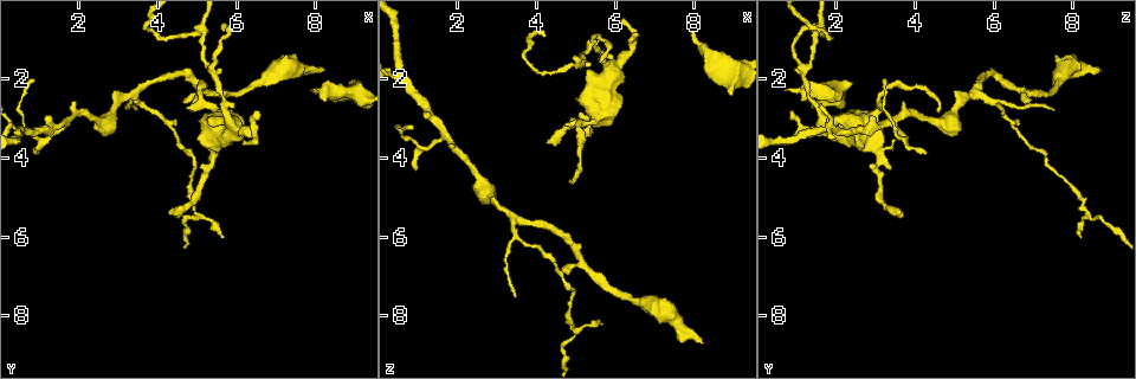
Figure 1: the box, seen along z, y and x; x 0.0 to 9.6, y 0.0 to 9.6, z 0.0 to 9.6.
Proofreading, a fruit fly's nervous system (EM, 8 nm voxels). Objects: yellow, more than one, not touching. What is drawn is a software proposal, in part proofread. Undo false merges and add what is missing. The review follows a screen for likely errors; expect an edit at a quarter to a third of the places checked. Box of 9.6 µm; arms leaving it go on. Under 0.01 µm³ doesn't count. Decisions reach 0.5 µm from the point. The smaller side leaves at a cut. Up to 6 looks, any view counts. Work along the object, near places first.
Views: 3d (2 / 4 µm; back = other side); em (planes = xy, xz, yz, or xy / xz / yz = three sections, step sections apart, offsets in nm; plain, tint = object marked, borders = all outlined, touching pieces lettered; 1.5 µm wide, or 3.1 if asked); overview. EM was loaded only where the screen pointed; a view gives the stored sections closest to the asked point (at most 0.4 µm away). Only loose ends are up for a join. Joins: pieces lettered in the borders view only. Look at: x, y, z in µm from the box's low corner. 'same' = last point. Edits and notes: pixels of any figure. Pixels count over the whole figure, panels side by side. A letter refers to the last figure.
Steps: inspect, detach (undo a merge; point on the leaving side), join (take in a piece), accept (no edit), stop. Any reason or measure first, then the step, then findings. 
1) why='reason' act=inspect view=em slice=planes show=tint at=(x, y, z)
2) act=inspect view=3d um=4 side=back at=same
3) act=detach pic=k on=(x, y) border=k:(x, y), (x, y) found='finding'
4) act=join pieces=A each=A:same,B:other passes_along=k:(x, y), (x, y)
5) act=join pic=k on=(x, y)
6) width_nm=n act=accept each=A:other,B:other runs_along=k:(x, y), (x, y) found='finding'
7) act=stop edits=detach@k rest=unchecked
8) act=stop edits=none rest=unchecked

why='an open end' act=inspect view=em slice=yz step=4 show=tint at=(5.15, 3.60, 3.50)

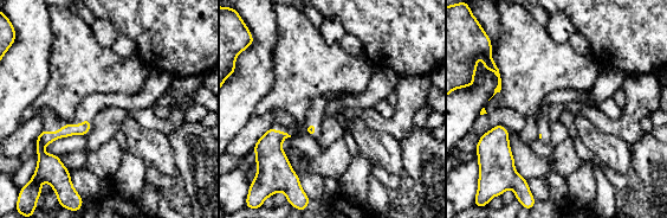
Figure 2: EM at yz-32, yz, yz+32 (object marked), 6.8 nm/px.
act=inspect view=em slice=planes show=borders at=same

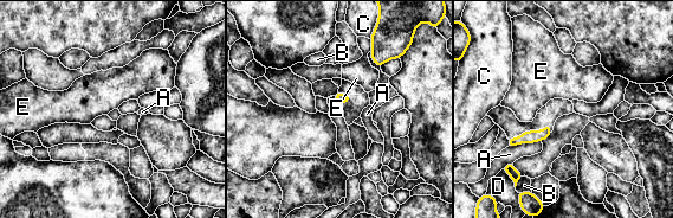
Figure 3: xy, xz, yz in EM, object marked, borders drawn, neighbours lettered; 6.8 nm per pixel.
longest_contact=A:240nm act=accept each=A:other,B:other,C:other,D:other,E:other found='none of them fits'

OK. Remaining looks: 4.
why='an open end' act=inspect view=3d um=4 at=(8.25, 1.75, 8.70)

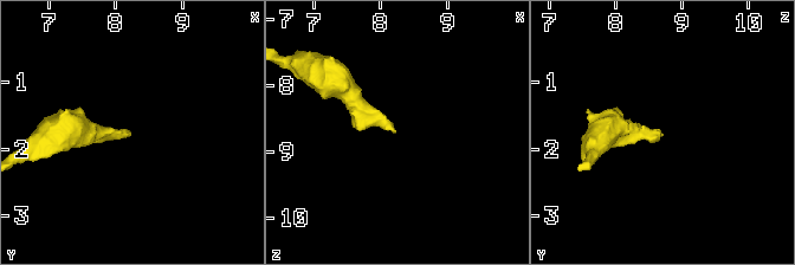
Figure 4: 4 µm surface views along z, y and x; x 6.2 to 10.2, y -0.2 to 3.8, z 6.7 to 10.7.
why='now the EM' act=inspect view=em slice=planes show=borders at=(8.25, 1.80, 8.70)

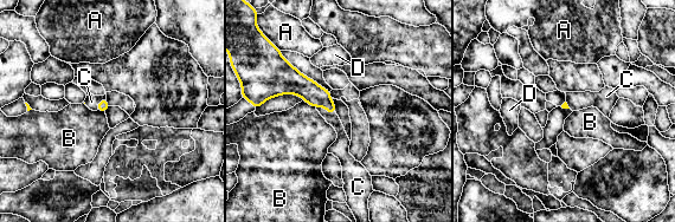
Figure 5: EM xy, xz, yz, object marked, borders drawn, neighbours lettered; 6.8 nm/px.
act=join pieces=C each=A:other,B:other,C:same,D:other passes_along=5:(307, 89), (326, 109), (342, 141) found='it goes on there'

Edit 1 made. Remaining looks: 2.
why='branch stops here' act=inspect view=em slice=yz step=8 show=borders at=(7.90, 2.35, 0.65)

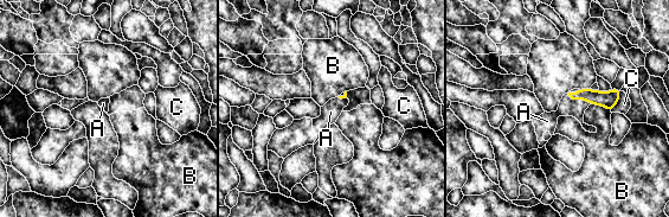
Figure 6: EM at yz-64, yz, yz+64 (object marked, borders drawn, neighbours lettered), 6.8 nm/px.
longest_contact=A:180nm act=join pieces=A each=A:same,B:other,C:other passes_along=6:(609, 100), (578, 99), (576, 108) found='the cell continues'

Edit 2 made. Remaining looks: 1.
act=stop edits=join@5,join@6 rest=unchecked

